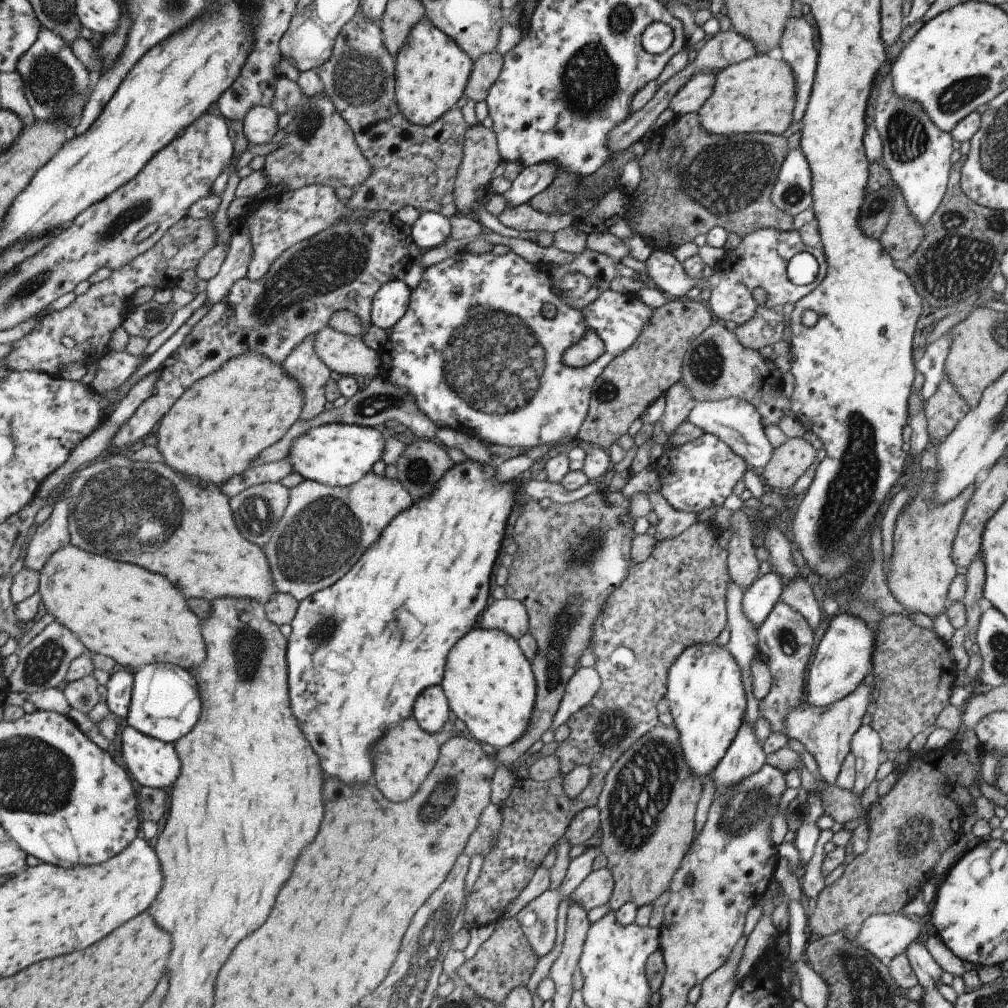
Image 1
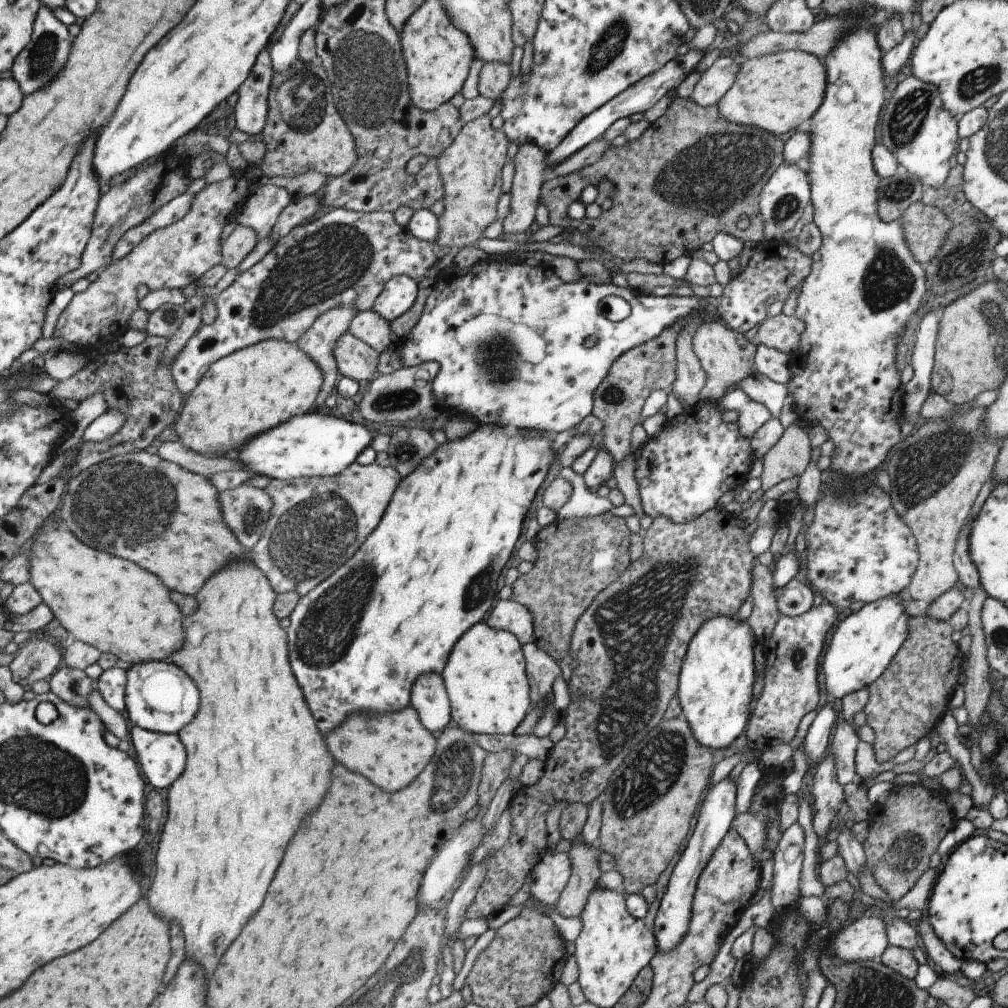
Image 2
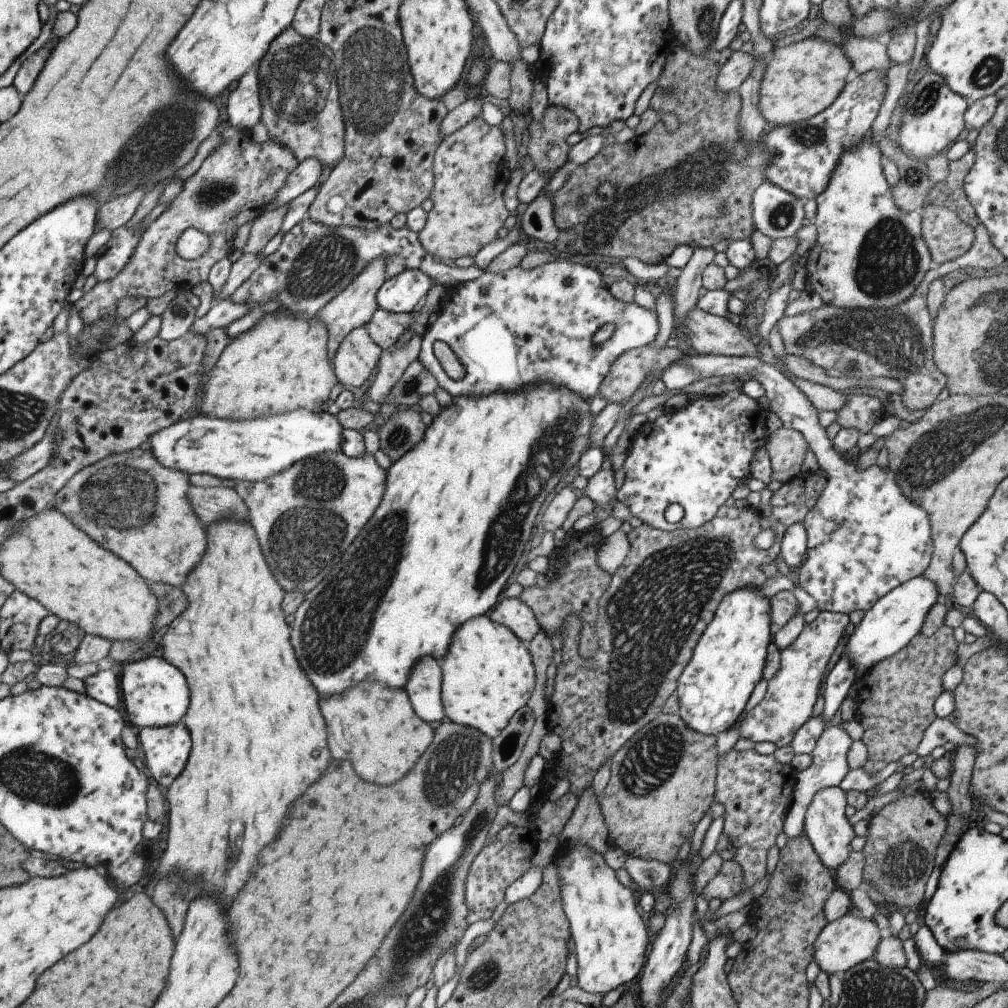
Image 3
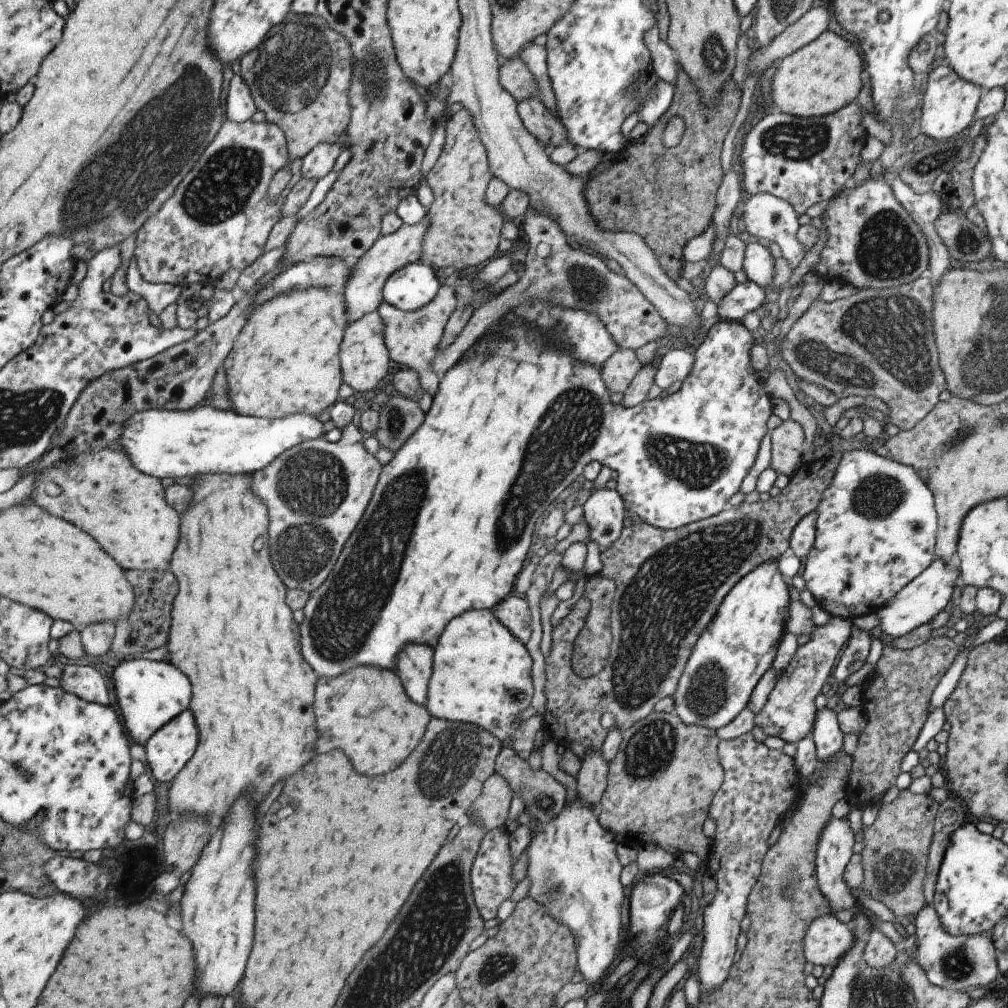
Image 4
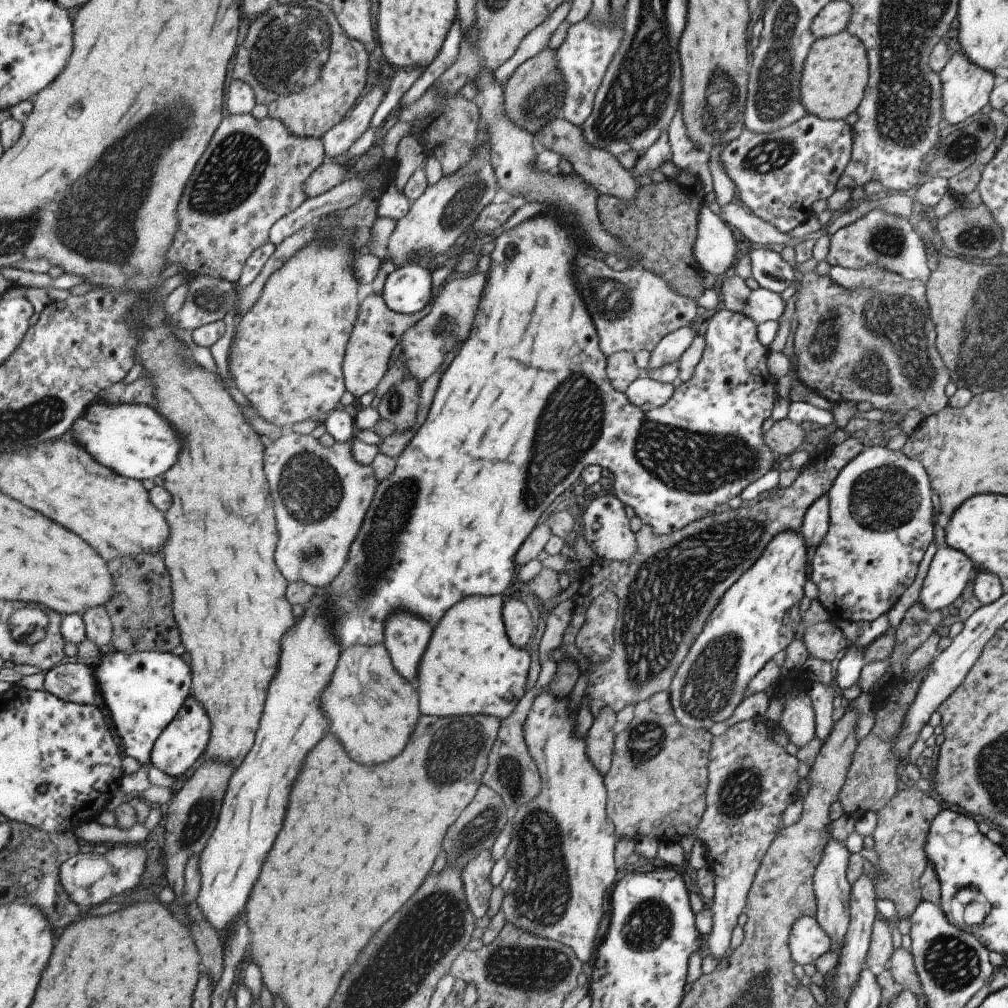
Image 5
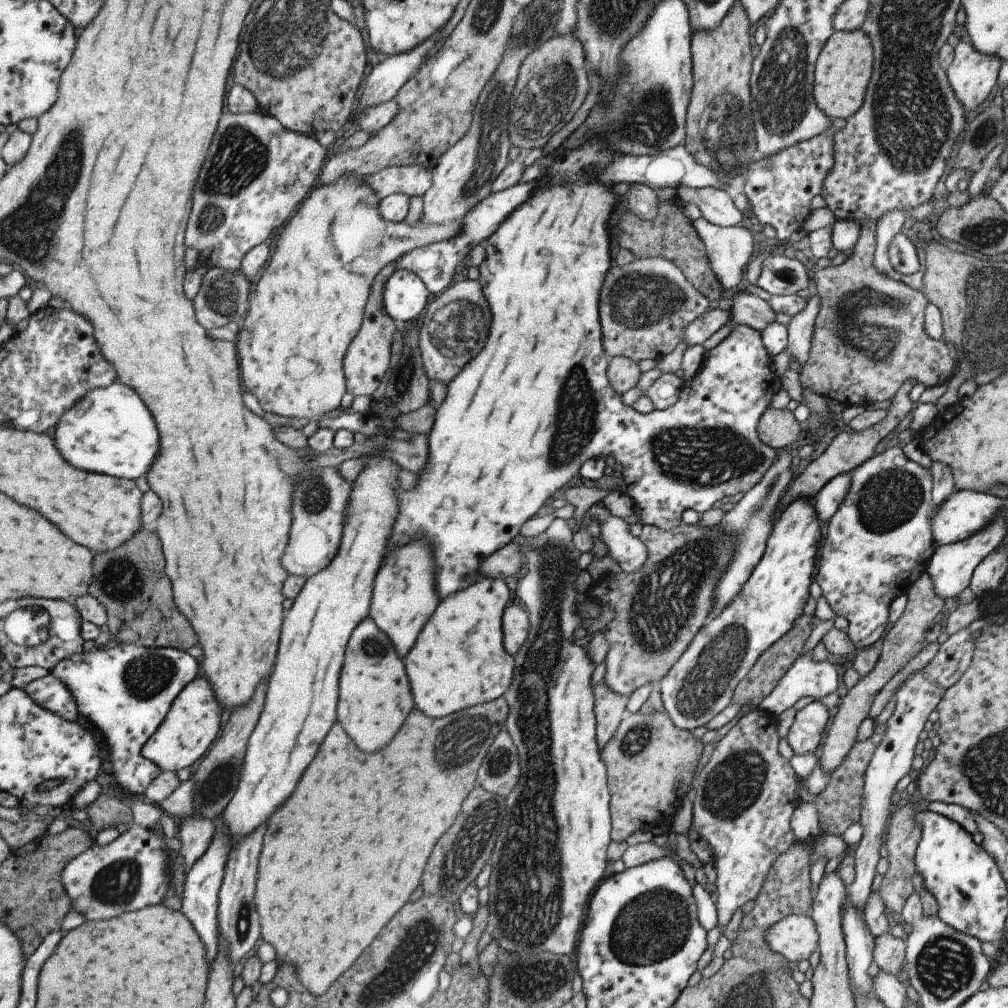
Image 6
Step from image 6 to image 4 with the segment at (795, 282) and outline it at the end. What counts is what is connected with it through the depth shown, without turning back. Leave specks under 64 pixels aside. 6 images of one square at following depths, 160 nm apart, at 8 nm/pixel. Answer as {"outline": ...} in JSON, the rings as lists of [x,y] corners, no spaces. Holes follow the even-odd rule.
{"outline":[[[747,244],[744,246],[743,264],[741,270],[747,276],[747,280],[759,287],[770,286],[773,280],[774,259],[768,252],[768,248],[761,244]]]}

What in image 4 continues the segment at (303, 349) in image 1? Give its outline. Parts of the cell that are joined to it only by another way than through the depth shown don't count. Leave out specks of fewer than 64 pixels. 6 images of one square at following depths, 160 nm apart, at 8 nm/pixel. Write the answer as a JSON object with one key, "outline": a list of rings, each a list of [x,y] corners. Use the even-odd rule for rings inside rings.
{"outline":[[[423,216],[417,224],[409,226],[402,224],[401,228],[388,236],[381,236],[375,240],[369,250],[365,250],[359,258],[352,261],[349,270],[349,278],[342,287],[343,306],[345,306],[345,316],[347,322],[352,323],[359,320],[361,316],[369,312],[377,312],[379,302],[382,302],[382,287],[385,280],[391,276],[394,271],[404,268],[407,264],[418,261],[421,256],[421,242],[423,242],[423,232],[429,228],[429,218]]]}

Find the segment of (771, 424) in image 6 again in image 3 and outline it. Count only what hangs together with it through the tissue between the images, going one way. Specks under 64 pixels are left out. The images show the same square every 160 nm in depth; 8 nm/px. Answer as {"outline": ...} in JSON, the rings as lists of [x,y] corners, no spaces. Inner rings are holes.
{"outline":[[[779,427],[767,433],[763,447],[769,457],[772,480],[783,484],[801,473],[801,462],[808,446],[800,432]]]}

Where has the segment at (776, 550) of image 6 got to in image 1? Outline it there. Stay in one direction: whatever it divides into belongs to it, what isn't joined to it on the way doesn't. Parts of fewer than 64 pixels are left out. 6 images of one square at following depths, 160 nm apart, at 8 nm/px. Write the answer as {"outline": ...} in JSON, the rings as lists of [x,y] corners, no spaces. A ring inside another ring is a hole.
{"outline":[[[715,641],[691,644],[669,667],[664,699],[678,732],[684,761],[700,779],[721,760],[744,718],[745,689],[739,665],[726,645]]]}

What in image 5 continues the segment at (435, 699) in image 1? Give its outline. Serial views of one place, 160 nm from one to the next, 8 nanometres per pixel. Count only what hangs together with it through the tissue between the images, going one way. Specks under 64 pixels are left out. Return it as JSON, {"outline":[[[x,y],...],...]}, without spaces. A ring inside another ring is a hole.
{"outline":[[[403,609],[390,614],[383,621],[382,643],[395,670],[412,684],[432,627],[419,616],[403,612]]]}

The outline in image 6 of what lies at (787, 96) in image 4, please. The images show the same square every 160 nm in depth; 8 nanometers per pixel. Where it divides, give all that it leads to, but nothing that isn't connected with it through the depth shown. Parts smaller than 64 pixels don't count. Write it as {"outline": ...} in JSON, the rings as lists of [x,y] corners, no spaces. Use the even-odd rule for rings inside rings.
{"outline":[[[833,31],[814,64],[812,97],[817,108],[829,118],[849,118],[859,110],[872,73],[872,46],[866,32]]]}

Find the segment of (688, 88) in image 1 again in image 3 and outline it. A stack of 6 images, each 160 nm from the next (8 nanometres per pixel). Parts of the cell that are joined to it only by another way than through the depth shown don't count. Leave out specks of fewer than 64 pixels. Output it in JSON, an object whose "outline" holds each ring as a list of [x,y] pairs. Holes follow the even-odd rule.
{"outline":[[[733,51],[728,60],[720,66],[714,82],[716,91],[737,91],[755,66],[756,60],[751,53]]]}

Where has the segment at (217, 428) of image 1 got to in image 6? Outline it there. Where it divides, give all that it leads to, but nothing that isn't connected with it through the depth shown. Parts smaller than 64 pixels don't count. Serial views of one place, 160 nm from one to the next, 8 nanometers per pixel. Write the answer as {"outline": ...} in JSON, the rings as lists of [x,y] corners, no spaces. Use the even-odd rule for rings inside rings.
{"outline":[[[348,175],[336,178],[334,182],[319,183],[315,188],[311,189],[310,194],[307,194],[306,199],[301,202],[301,207],[295,212],[293,216],[287,219],[287,224],[283,226],[283,230],[279,234],[279,238],[275,244],[275,252],[270,256],[270,262],[267,267],[263,268],[261,276],[259,276],[257,291],[254,294],[253,302],[250,304],[250,312],[242,321],[242,331],[239,333],[239,356],[243,356],[243,382],[245,386],[259,398],[259,406],[263,412],[271,412],[283,418],[304,418],[305,420],[317,419],[323,414],[329,414],[331,410],[339,408],[339,400],[341,396],[346,393],[344,385],[344,372],[342,369],[342,358],[344,357],[347,345],[352,341],[357,329],[362,321],[364,313],[364,306],[369,296],[370,286],[380,268],[383,268],[391,261],[395,261],[400,255],[403,255],[409,250],[422,247],[431,243],[438,243],[439,241],[449,240],[459,232],[460,224],[451,224],[450,226],[441,225],[427,225],[410,227],[403,221],[394,223],[393,221],[386,221],[378,211],[378,204],[380,199],[364,183],[362,176]]]}

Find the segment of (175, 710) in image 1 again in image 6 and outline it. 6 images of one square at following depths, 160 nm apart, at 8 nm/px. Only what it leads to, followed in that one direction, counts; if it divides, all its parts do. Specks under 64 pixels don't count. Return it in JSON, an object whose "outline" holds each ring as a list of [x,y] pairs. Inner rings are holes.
{"outline":[[[133,643],[97,646],[60,660],[49,672],[65,682],[73,693],[78,711],[99,732],[110,749],[113,776],[120,790],[145,798],[145,790],[162,768],[142,753],[169,714],[181,691],[199,676],[199,662],[175,647],[145,647]]]}

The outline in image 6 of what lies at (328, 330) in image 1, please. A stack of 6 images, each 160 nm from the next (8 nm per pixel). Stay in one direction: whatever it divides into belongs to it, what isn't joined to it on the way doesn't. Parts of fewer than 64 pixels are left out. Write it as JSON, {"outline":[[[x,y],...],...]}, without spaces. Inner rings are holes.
{"outline":[[[391,261],[383,268],[380,268],[379,272],[375,275],[364,306],[361,324],[352,341],[347,345],[344,357],[342,358],[346,392],[354,397],[370,397],[382,385],[389,370],[391,341],[396,326],[391,317],[385,314],[381,293],[385,281],[396,268],[395,264],[395,261]]]}

